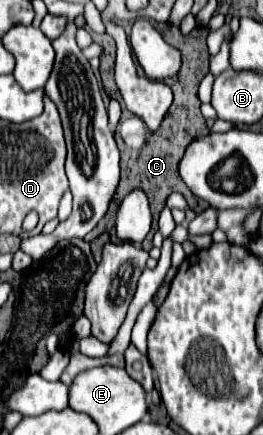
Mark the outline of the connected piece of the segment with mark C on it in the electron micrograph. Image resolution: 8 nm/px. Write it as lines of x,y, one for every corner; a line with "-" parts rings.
179,27
174,29
175,39
180,39
180,42
184,43
184,47
180,45
179,48
182,54
182,69
174,77
174,79
166,79
165,83
168,84
171,89
174,89
174,103
172,107
168,109
166,113
166,119
162,121
158,133
150,133
146,143
138,149
138,151
124,151
122,155
122,161
120,161
120,167
122,167
122,177
120,177
120,185
116,189
116,195
110,203
110,209
108,213
104,215
104,219
94,227
94,231
90,235
86,235
86,241
92,241
96,239
100,233
110,233
110,239
114,241
116,239
116,209
120,205
120,201
124,199
124,195
136,187
144,189
148,199
150,199
150,209
152,209
152,217
154,217
154,223
152,223
152,231
148,233
148,237
144,239
144,243
140,243
140,247
144,251
148,251
152,247
152,235
154,231
158,229
158,215
160,211
166,207
166,199
170,193
178,191
186,197
188,201
188,207
194,211
194,213
200,213
204,211
204,207
208,207
206,201
200,201
196,195
192,195
192,191
184,185
180,173
178,173
178,161
186,149
186,145
200,137
200,135
208,135
208,127
206,127
206,121
200,113
200,99
198,99
198,85
200,81
204,79
204,75
208,73
208,51
206,51
206,37
208,37
208,29
204,29
204,35
202,35
202,29
194,29
190,35
183,37
180,33

